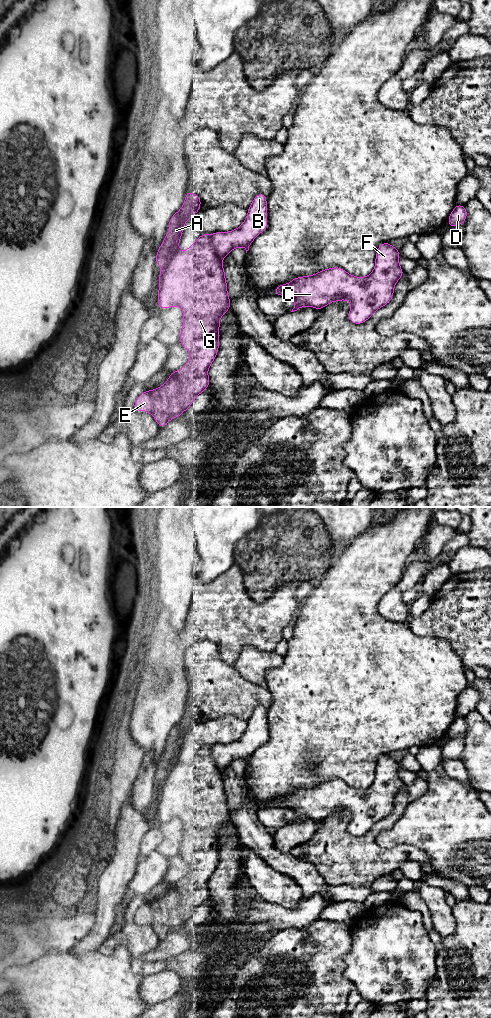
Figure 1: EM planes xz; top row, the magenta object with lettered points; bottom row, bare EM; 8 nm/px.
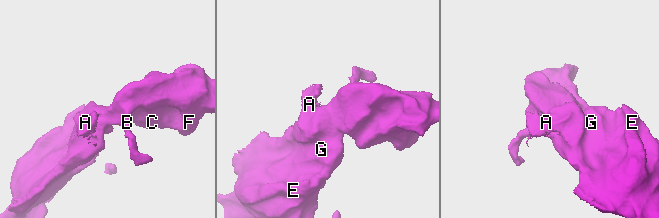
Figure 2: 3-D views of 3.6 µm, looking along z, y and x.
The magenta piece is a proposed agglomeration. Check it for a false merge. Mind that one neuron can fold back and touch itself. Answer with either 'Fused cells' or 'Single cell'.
Fused cells

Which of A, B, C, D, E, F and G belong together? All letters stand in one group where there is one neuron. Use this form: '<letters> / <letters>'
A E G / B C D F

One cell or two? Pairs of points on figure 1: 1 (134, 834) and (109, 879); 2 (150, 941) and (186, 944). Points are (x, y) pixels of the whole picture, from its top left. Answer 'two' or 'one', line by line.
1: one
2: two

